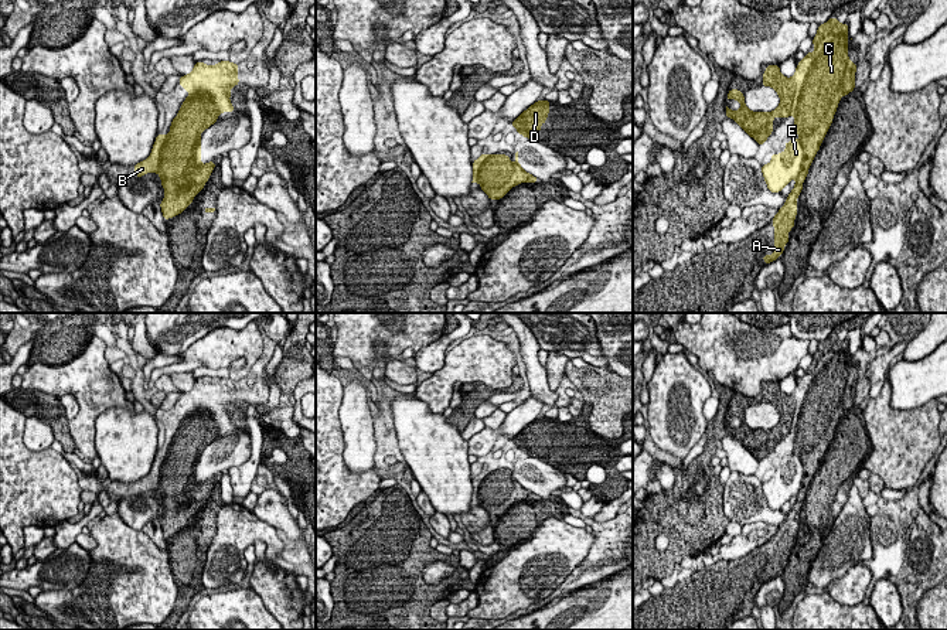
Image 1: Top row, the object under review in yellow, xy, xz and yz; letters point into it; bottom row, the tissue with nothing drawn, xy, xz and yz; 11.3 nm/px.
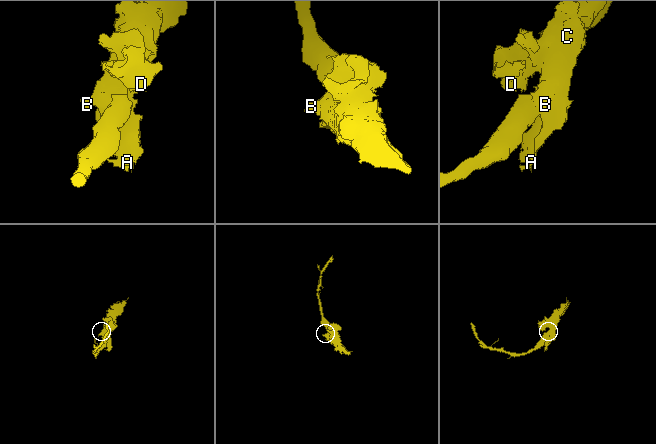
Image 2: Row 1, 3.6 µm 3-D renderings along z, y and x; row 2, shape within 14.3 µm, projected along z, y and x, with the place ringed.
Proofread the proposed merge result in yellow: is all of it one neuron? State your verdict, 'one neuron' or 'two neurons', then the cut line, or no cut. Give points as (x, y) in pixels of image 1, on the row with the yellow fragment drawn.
two neurons; cut yz (800, 139), (801, 164), (796, 179)

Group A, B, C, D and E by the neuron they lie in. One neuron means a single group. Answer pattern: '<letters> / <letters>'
A B C D / E

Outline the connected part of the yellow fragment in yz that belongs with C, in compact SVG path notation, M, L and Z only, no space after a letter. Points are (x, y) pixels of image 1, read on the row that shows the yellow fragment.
M832 17L818 25L813 38L815 51L805 54L791 78L783 76L779 65L767 65L762 86L771 86L780 98L780 105L773 112L752 112L739 89L728 92L726 101L739 101L740 109L730 110L726 106L726 118L733 119L759 146L764 144L773 133L773 119L790 115L794 116L794 133L800 134L803 143L803 164L796 185L771 221L776 238L774 253L763 255L766 265L784 252L797 217L797 198L803 191L803 181L811 161L831 127L839 99L855 88L856 64L849 61L848 40L848 24L839 24Z

